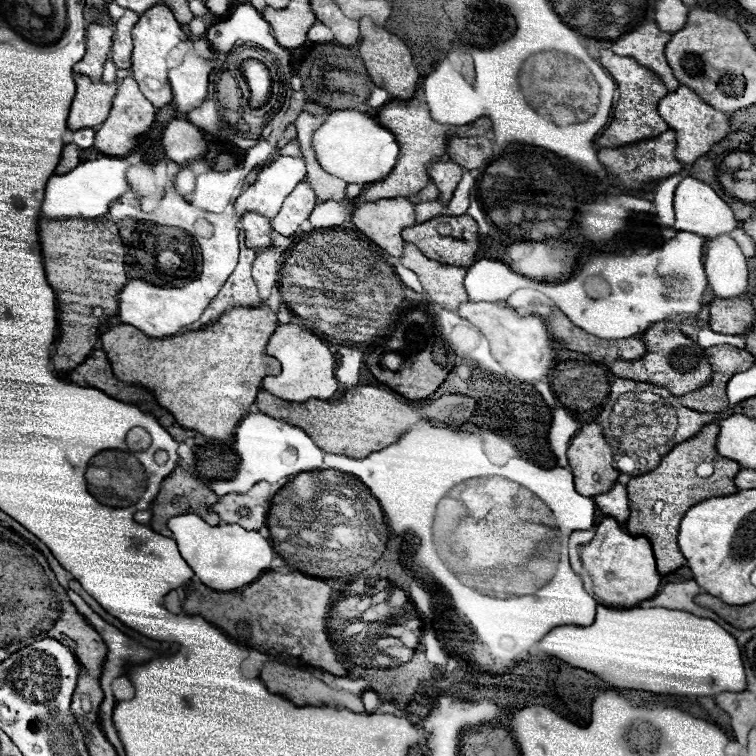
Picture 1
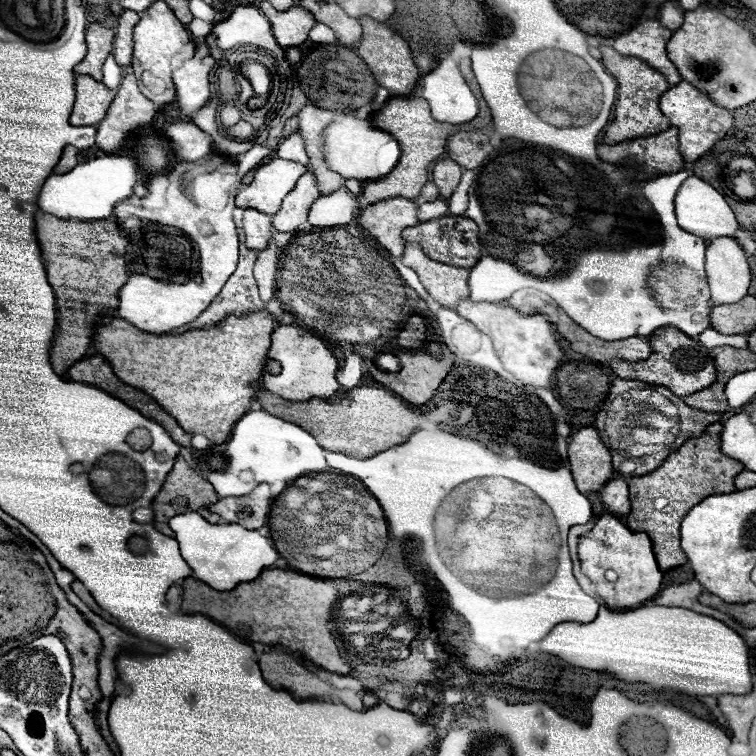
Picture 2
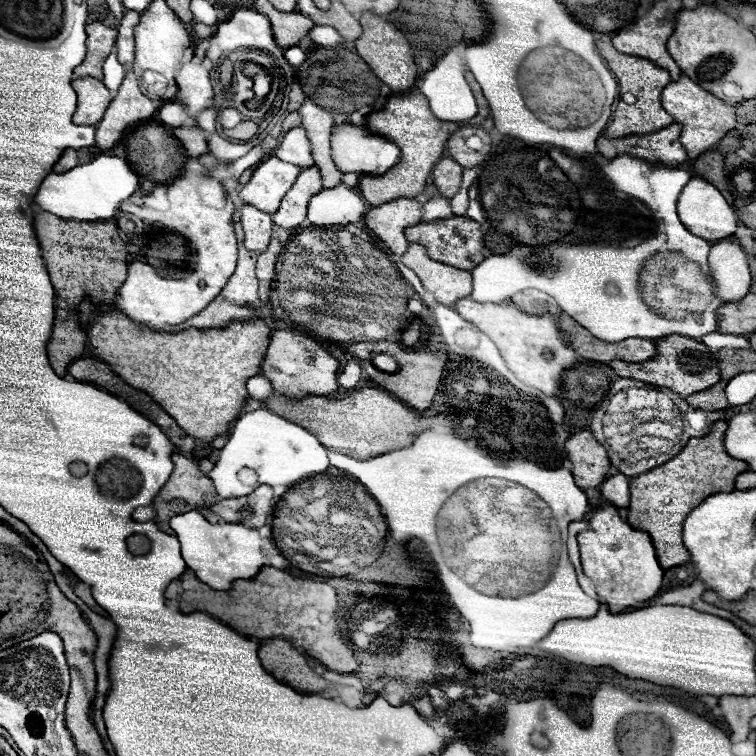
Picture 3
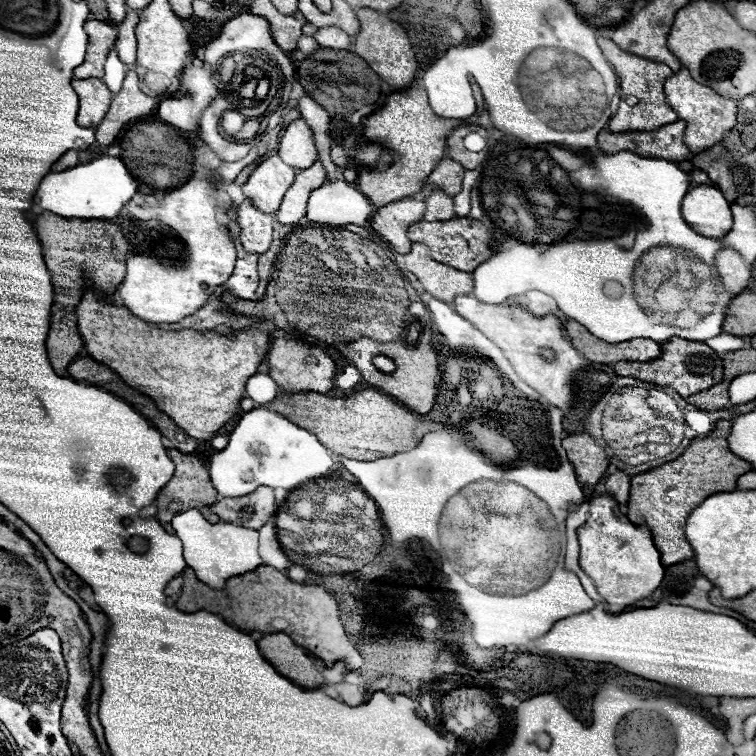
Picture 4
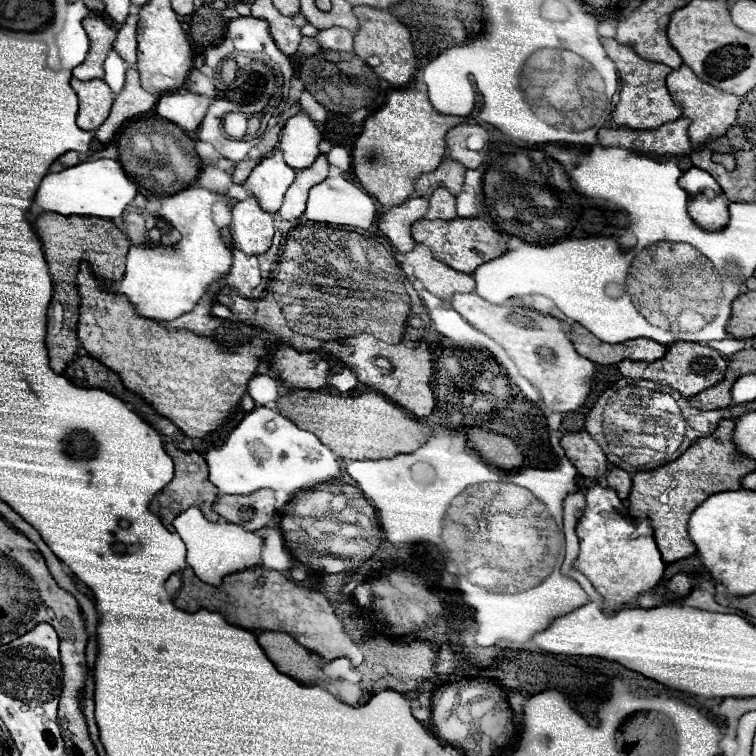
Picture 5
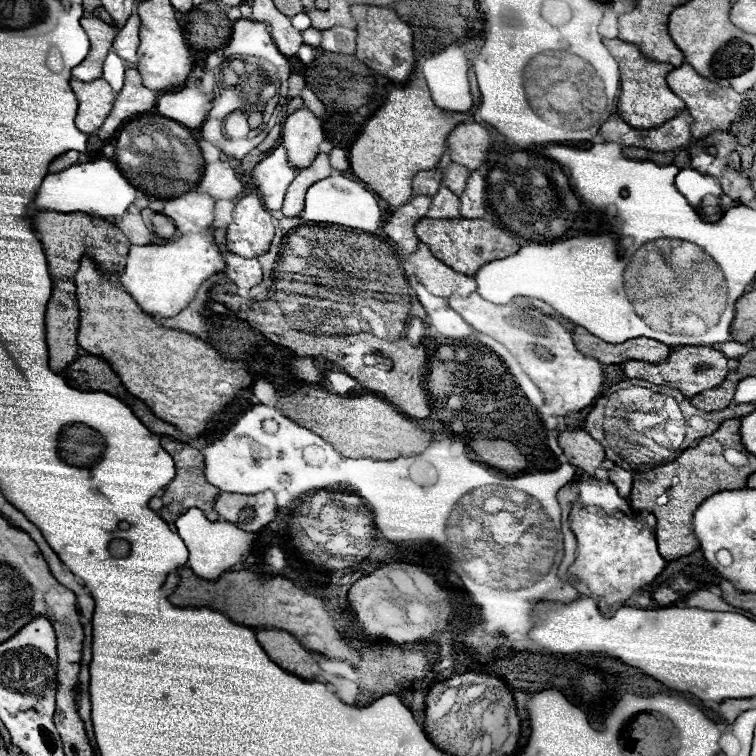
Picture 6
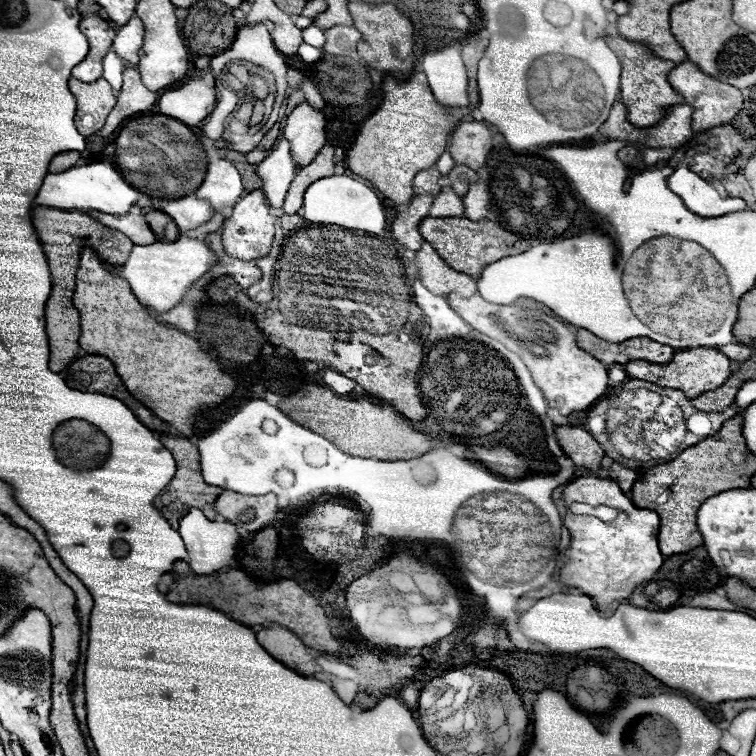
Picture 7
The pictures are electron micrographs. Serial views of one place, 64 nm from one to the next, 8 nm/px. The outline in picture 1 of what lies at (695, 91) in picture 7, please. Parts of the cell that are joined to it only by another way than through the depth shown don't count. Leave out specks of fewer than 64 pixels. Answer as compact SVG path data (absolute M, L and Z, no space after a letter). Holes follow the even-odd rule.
M680 86L676 92L666 94L660 102L658 102L658 110L660 116L668 122L668 126L672 130L676 130L676 158L682 164L692 164L696 162L700 156L704 156L716 142L720 142L730 128L730 118L726 112L712 108L710 104L706 104L696 92L692 92L688 86Z

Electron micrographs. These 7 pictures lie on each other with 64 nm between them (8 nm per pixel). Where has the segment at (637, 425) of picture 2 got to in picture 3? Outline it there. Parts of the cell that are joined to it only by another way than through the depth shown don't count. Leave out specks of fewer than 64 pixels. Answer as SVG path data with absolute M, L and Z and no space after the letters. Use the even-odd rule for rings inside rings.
M630 378L616 380L612 384L608 396L604 398L604 402L593 410L589 424L589 430L596 436L600 444L609 446L624 462L630 462L630 464L636 462L636 474L642 474L642 472L648 472L648 470L660 466L664 462L664 456L660 456L660 454L669 453L681 439L688 442L692 437L703 437L705 431L706 434L710 431L714 422L728 420L726 410L720 410L720 412L705 412L694 408L692 410L684 398L680 398L676 392L672 392L668 388L664 388L664 394L662 394L658 390L636 388L636 384L638 384L638 380L630 380ZM630 386L634 386L634 388L630 388ZM610 396L614 396L614 398L610 400ZM608 400L610 400L610 406L608 406ZM688 410L691 411L688 412ZM654 456L658 456L658 458L654 458ZM644 458L648 458L648 460L644 460Z

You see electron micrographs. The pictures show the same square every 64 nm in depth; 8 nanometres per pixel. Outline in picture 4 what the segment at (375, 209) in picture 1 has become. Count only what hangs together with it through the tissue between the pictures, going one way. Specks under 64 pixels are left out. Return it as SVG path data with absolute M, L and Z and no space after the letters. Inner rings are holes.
M404 198L392 202L384 208L378 208L372 216L372 228L384 236L384 240L398 252L406 254L412 246L408 240L408 228L422 220L426 210L426 202Z

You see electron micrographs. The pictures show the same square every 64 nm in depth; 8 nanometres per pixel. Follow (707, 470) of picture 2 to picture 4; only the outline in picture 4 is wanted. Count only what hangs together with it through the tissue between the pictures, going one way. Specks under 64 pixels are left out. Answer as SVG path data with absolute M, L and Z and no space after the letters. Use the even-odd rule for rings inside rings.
M718 420L716 428L706 438L694 438L680 458L666 462L654 470L632 476L628 518L634 524L646 524L652 530L654 544L662 554L662 564L666 566L690 560L694 556L694 550L684 534L684 524L690 512L712 494L736 490L736 480L740 478L740 474L752 470L750 462L730 452L730 426L732 422Z

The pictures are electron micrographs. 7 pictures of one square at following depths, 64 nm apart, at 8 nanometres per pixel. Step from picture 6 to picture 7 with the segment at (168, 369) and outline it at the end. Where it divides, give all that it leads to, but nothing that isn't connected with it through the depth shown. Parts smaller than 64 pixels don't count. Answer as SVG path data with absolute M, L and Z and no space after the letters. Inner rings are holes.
M92 248L80 252L74 306L82 318L80 346L88 354L110 358L130 394L182 436L192 436L194 418L202 408L214 408L234 392L236 382L222 370L216 356L204 352L194 338L178 328L158 324L136 300L130 284L110 272Z

